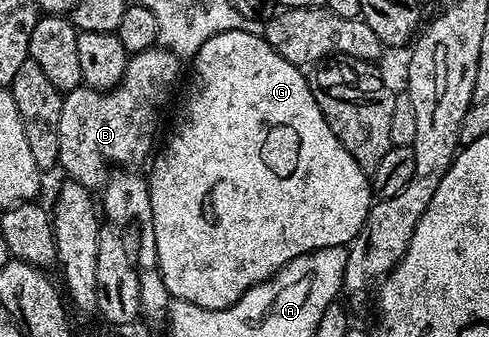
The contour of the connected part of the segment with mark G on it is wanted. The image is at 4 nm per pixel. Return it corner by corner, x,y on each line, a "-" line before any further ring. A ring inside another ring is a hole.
220,31
194,56
196,63
196,80
192,83
192,92
184,103
184,112
168,139
164,148
151,160
152,175
147,176
152,202
152,224
154,225
154,241
158,249
158,261
162,281
166,285
172,299
190,301
202,309
226,309
240,300
254,285
277,275
294,257
308,255
318,249
342,247
351,244
372,208
374,194
369,176
350,157
350,153
334,137
326,117
322,117
322,109
318,109
318,101
314,101
312,85
307,74
284,55
279,55
270,46
263,35
246,33
245,31

